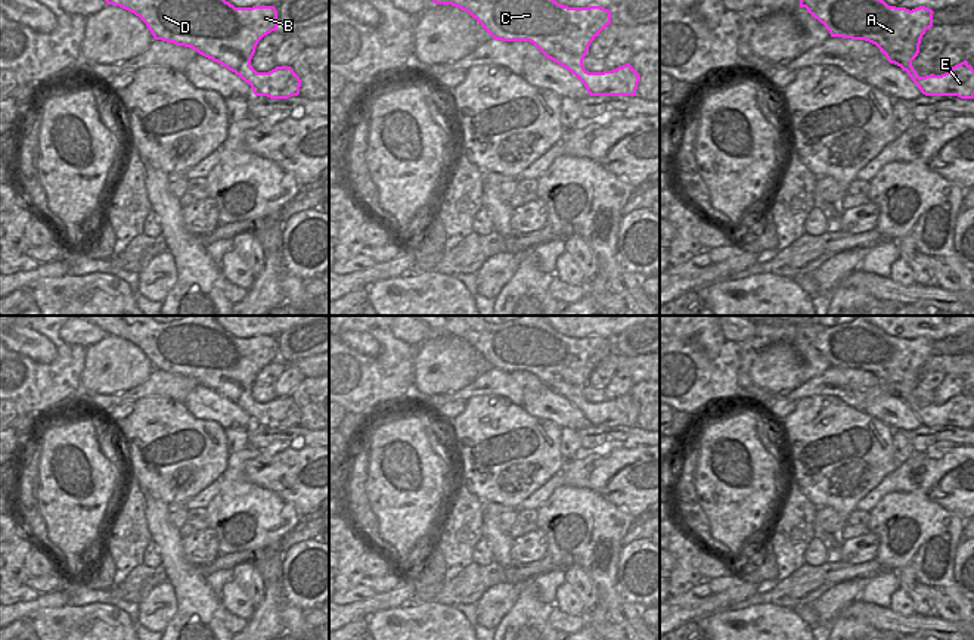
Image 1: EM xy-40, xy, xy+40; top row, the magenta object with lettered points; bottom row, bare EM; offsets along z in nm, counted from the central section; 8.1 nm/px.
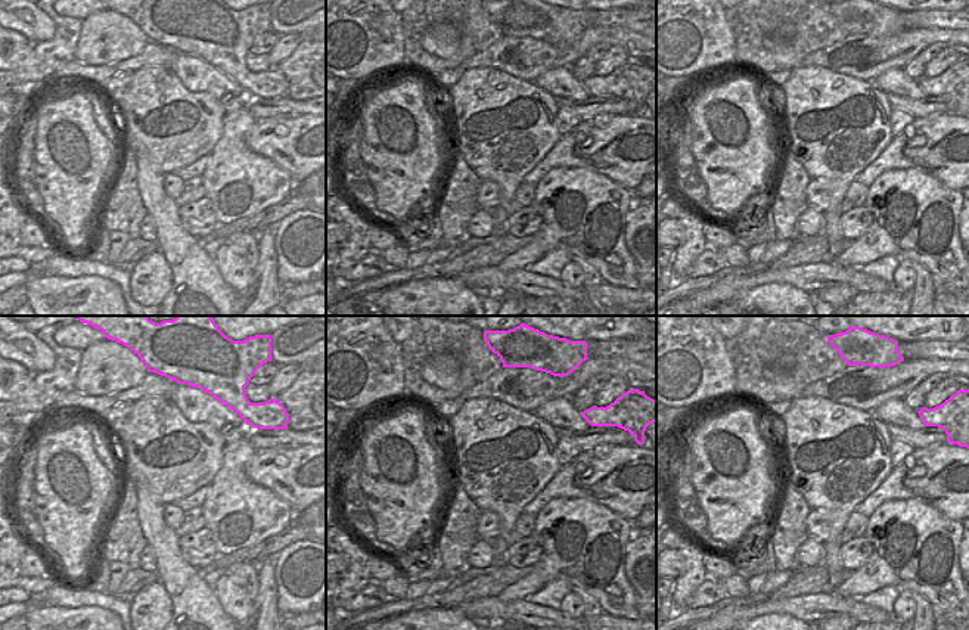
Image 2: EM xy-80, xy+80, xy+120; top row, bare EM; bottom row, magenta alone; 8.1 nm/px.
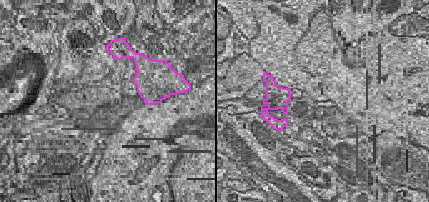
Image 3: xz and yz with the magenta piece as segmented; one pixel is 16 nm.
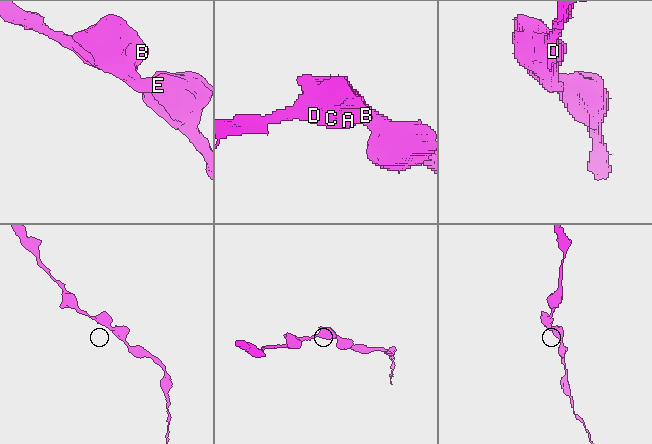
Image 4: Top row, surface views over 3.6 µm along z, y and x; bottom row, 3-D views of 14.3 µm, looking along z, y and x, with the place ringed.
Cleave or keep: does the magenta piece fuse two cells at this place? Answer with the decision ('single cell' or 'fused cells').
single cell

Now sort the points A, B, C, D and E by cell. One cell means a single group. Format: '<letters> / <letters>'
A B C D E

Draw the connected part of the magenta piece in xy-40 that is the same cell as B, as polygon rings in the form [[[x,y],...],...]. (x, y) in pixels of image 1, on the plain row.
[[[77,316],[106,332],[139,347],[155,370],[174,373],[196,380],[239,406],[255,426],[288,429],[300,425],[301,410],[291,397],[276,397],[269,403],[257,403],[251,389],[258,372],[277,360],[274,336],[235,338],[226,332],[214,316],[184,316],[173,323],[158,323],[152,316]]]

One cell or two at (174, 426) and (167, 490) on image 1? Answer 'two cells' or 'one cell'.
one cell

